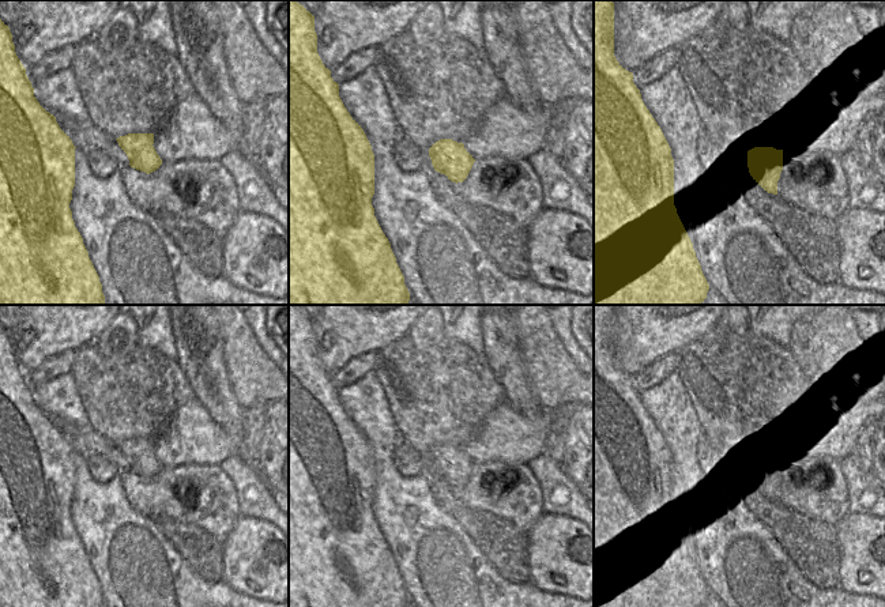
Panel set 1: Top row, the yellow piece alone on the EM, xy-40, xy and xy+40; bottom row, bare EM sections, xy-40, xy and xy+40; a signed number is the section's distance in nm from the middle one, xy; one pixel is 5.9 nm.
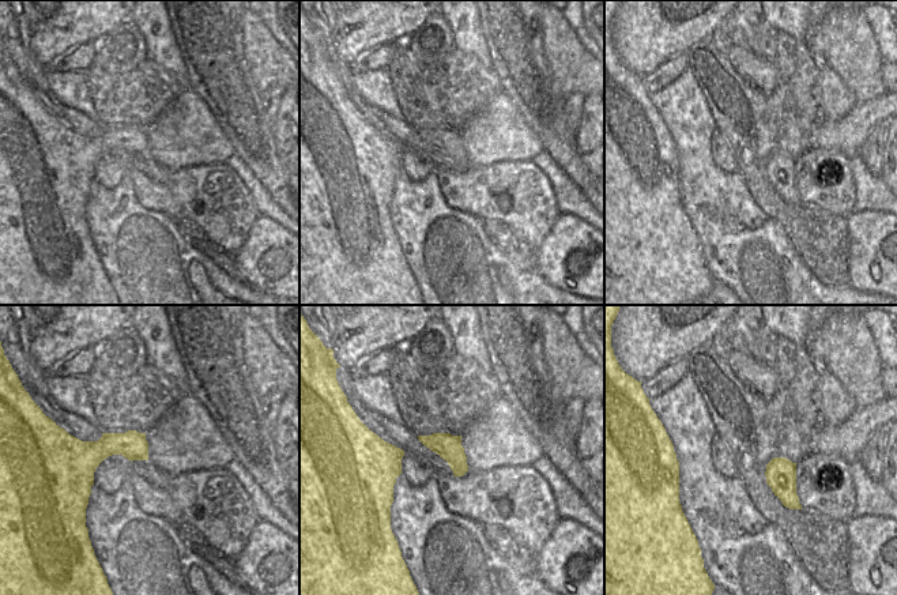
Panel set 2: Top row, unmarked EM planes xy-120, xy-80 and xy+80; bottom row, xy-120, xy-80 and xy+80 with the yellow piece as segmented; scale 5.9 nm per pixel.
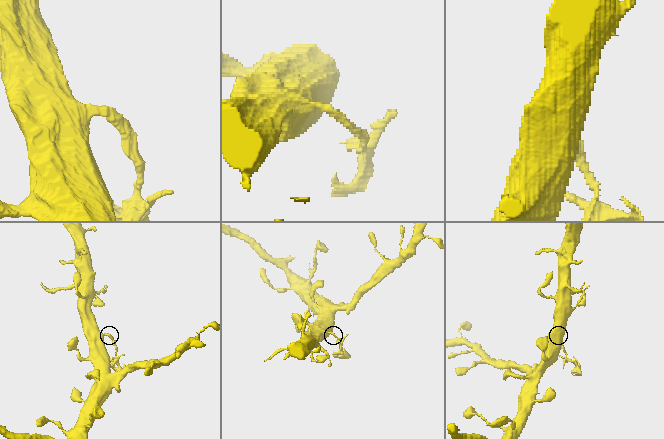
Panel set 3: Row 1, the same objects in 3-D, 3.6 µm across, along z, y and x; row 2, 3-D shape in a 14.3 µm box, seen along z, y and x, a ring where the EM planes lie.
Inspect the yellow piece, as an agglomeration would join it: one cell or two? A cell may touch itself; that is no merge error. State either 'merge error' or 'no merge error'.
merge error

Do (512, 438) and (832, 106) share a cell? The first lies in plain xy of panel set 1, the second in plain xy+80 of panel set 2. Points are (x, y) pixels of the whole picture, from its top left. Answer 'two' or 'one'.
two

